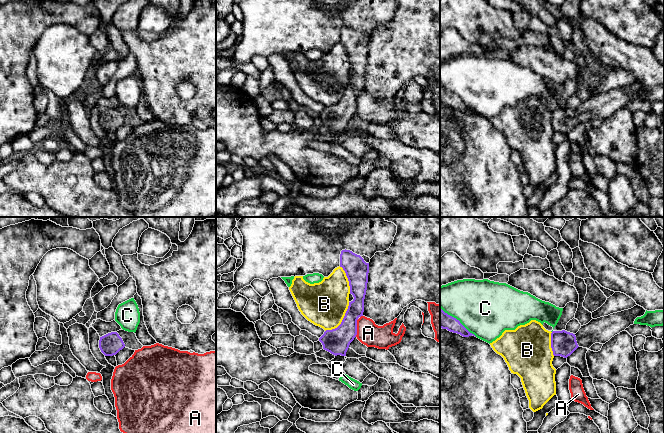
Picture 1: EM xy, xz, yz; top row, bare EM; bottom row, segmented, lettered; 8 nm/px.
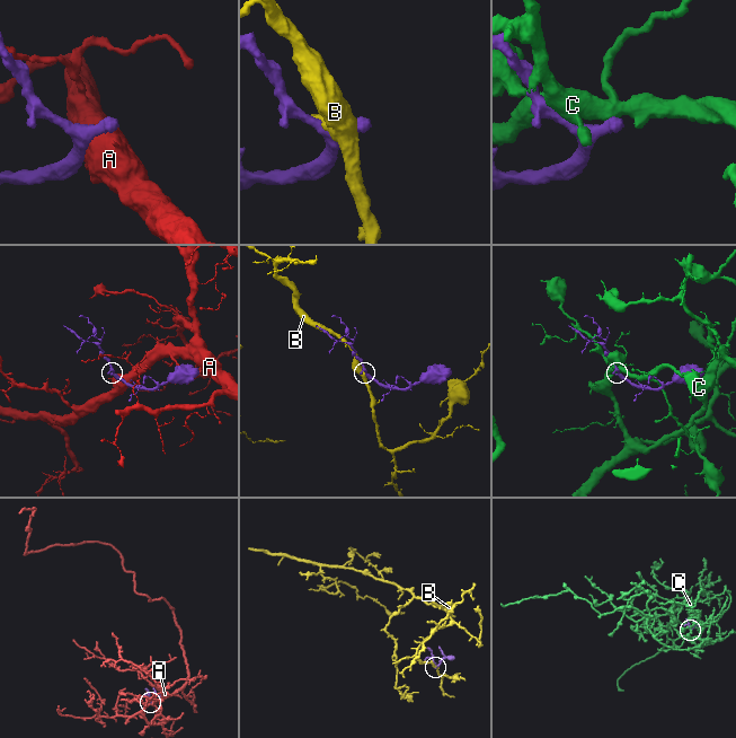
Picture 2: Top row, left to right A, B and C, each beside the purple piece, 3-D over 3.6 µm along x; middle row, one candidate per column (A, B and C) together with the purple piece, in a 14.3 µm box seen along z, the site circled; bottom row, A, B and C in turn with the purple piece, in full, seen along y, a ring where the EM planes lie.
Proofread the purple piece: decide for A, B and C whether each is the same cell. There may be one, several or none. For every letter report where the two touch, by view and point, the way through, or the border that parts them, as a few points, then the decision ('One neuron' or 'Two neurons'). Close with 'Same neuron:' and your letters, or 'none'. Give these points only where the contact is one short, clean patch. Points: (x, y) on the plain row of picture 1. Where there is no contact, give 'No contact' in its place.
A: Touches purple at xz (356, 104). Two neurons
B: Touches purple at xz (342, 96). Two neurons
C: Touches purple at yz (458, 96). Two neurons
Same neuron: none

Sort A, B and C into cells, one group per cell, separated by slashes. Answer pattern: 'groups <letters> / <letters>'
groups A / B / C

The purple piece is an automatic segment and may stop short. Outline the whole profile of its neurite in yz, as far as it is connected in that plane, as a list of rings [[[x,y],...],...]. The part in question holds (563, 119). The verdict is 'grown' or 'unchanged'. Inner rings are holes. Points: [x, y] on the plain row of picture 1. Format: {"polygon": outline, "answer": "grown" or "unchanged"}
{"polygon": [[[636,81],[628,86],[592,95],[588,100],[581,102],[576,110],[565,106],[552,107],[553,131],[567,134],[578,123],[589,125],[595,119],[605,120],[612,113],[633,101],[635,95],[643,92],[645,88],[643,83]]], "answer": "grown"}

